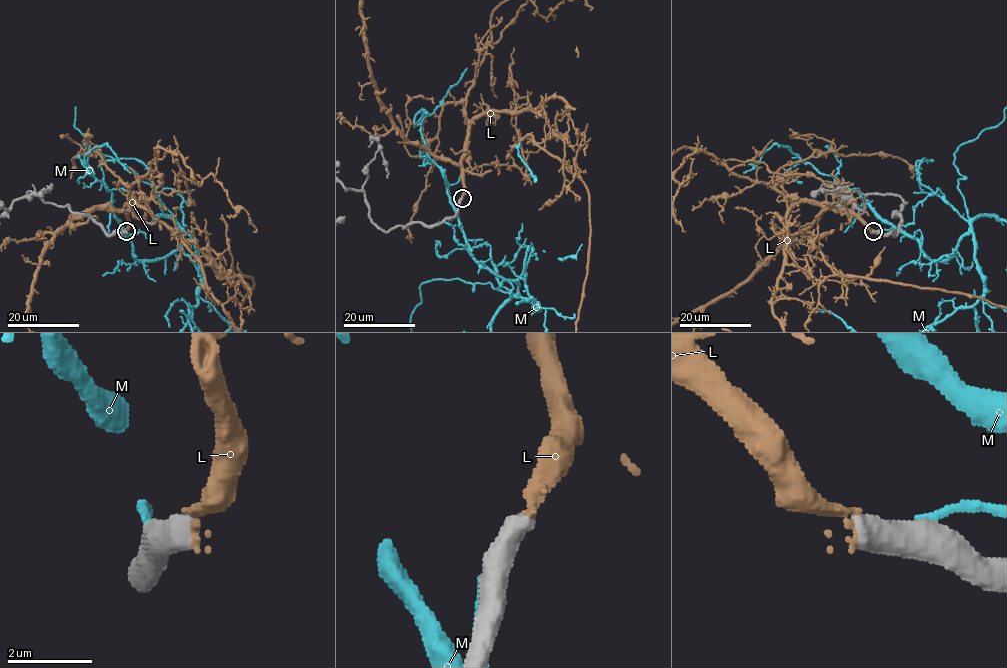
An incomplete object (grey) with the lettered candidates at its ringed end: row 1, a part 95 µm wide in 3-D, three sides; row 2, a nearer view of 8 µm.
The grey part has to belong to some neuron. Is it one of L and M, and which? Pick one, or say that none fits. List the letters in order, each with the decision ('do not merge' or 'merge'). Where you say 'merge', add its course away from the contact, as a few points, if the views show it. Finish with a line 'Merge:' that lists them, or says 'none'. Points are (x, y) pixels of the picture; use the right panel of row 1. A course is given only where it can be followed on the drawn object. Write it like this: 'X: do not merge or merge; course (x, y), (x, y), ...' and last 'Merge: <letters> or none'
L: merge; course (872, 231), (833, 206), (799, 202), (786, 219), (786, 262), (818, 280), (863, 277), (978, 296)
M: do not merge
Merge: L

